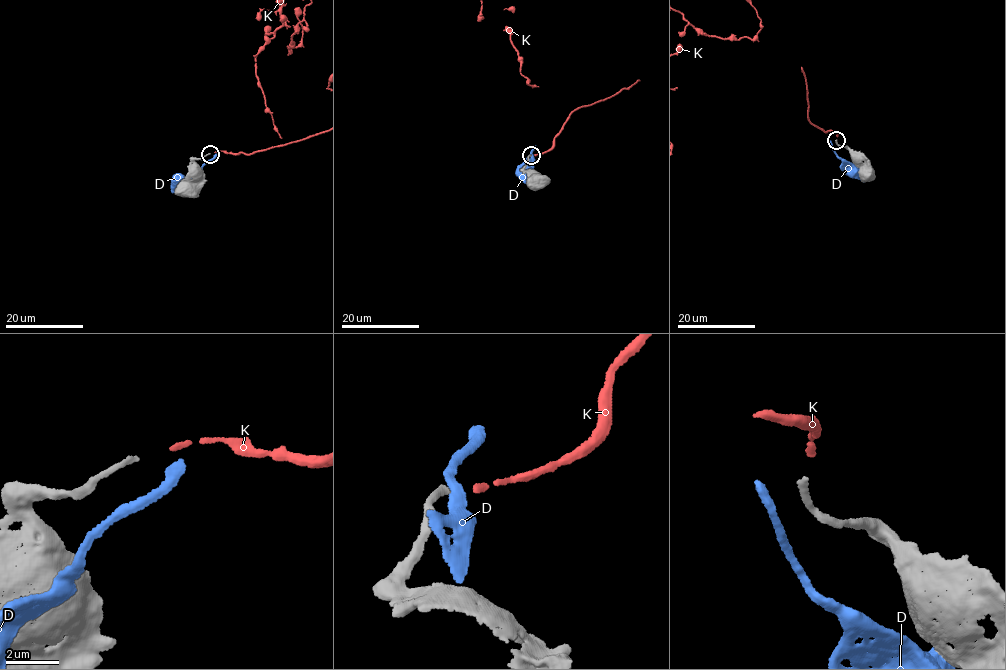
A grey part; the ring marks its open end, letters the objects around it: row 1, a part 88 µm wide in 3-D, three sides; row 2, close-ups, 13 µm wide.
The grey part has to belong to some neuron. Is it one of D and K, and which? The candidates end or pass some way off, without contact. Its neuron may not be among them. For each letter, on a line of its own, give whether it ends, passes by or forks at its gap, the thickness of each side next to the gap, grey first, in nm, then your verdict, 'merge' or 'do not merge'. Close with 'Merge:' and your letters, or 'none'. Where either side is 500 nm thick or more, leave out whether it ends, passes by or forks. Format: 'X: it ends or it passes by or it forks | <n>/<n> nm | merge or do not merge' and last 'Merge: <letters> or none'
D: it ends | 190/440 nm | do not merge
K: it ends | 190/200 nm | merge
Merge: K

